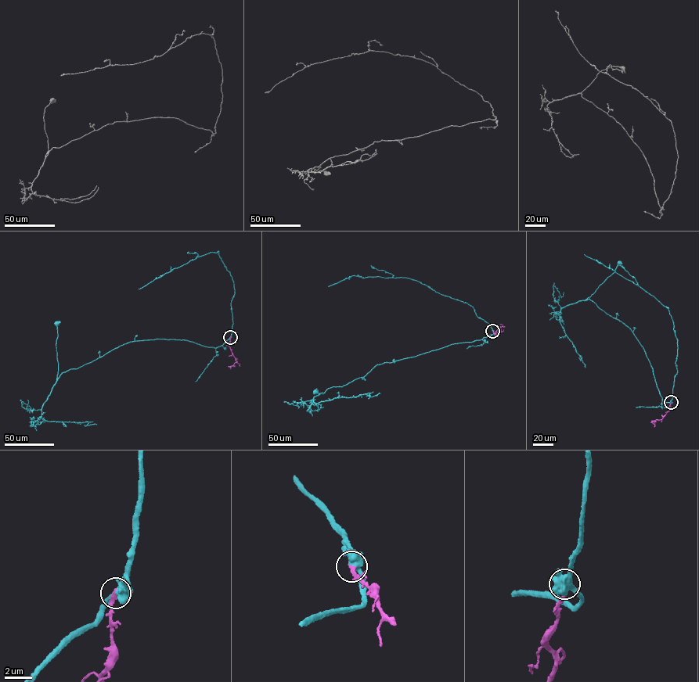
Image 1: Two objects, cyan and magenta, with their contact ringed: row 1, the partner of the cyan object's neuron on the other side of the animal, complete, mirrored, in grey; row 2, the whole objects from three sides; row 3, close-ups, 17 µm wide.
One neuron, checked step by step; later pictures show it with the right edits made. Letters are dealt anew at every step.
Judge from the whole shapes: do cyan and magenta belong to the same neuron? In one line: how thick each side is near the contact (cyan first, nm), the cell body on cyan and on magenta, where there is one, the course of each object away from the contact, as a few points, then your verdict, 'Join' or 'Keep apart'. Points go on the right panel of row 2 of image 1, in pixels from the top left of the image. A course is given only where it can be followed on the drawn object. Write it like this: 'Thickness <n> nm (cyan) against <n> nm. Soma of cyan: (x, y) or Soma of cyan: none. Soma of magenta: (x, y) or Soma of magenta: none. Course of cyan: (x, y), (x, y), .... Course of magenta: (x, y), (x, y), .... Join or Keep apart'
Thickness 600 nm (cyan) against 300 nm. Soma of cyan: (619, 263). Soma of magenta: none. Course of cyan: (671, 402), (665, 402), (661, 399), (649, 361), (633, 332), (589, 299), (585, 299), (614, 272), (619, 263). Course of magenta: (671, 402), (670, 408), (661, 419), (654, 420). Keep apart

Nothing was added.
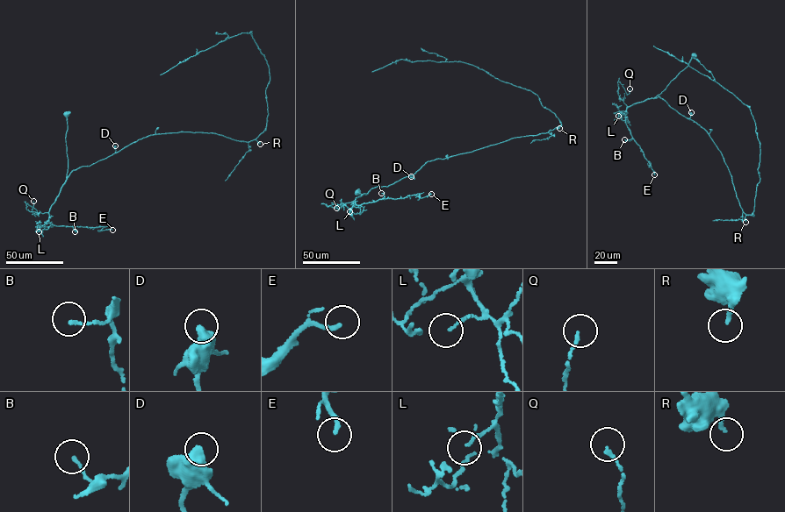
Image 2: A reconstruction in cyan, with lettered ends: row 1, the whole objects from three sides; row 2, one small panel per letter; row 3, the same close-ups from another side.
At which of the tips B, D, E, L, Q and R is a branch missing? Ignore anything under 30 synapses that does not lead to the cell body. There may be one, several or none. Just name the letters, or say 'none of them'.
none of them

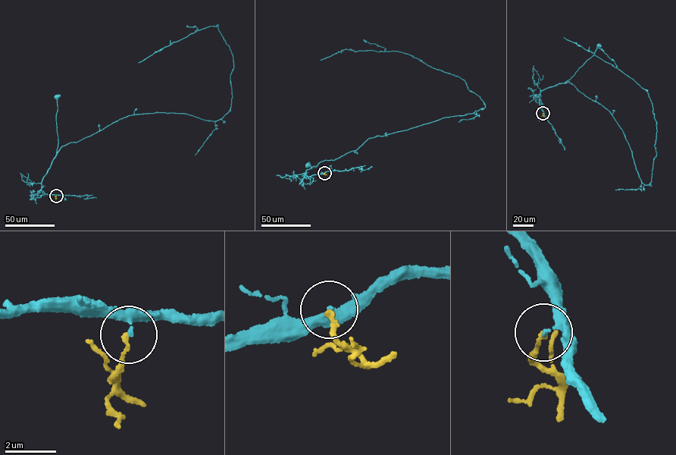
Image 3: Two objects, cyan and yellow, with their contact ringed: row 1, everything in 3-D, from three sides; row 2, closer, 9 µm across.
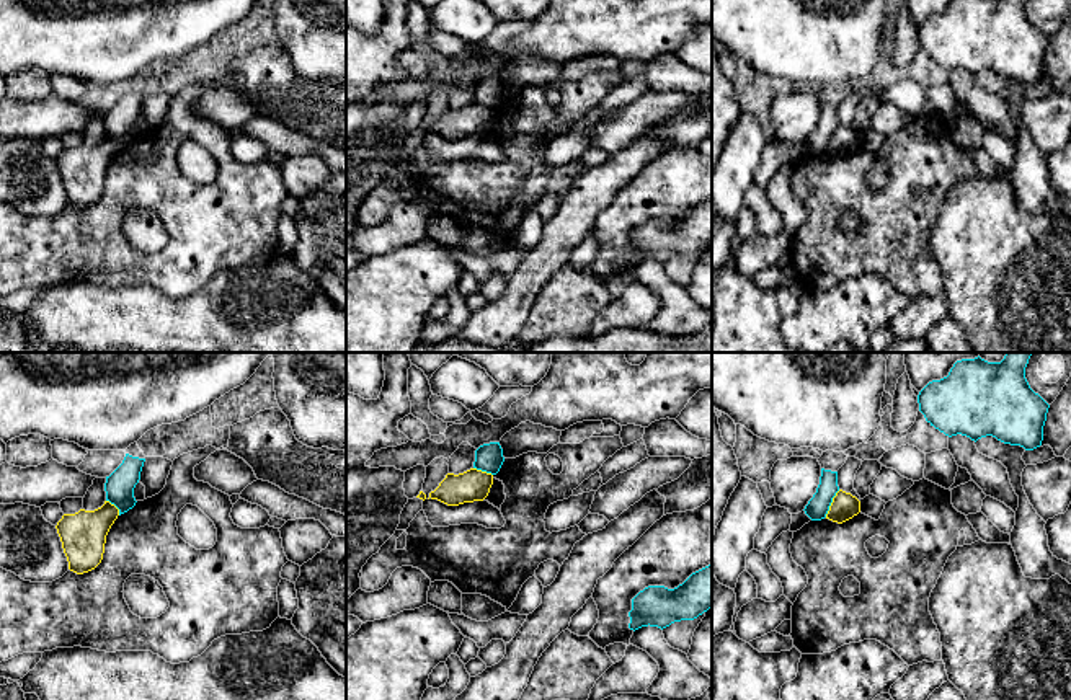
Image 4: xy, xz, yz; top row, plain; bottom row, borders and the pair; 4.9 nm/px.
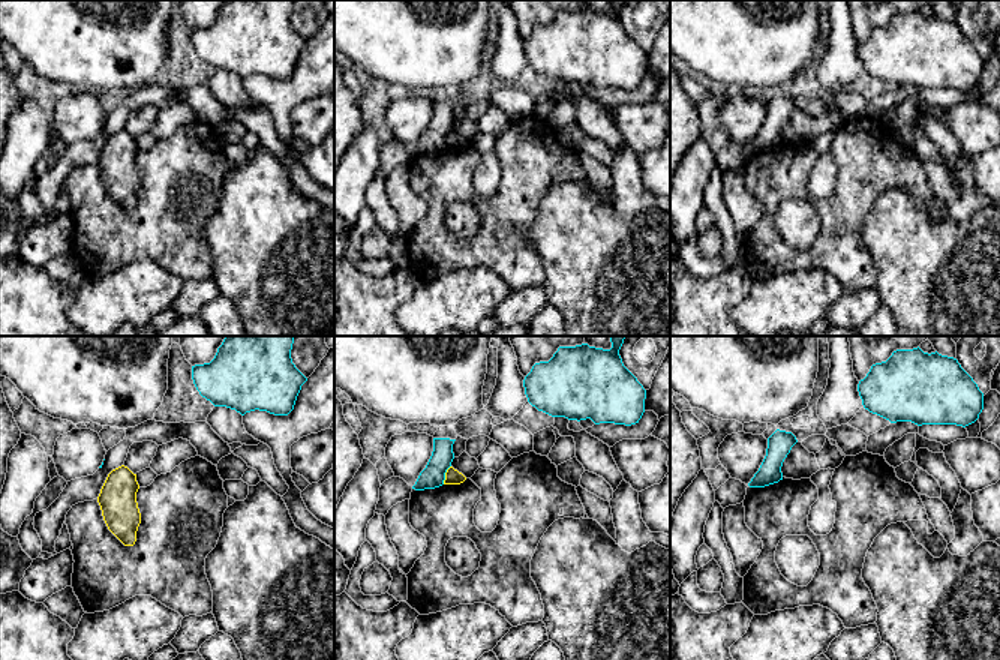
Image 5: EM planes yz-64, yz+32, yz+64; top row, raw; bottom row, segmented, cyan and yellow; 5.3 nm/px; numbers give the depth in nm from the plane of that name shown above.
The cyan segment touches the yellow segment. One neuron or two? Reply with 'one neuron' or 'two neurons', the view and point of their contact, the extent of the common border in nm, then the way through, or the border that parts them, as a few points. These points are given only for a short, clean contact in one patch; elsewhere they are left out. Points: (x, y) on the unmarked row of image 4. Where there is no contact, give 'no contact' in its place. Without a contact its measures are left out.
two neurons; meets cyan in yz at (831, 136); contact 150 nm long; border along yz (839, 124), (825, 150)

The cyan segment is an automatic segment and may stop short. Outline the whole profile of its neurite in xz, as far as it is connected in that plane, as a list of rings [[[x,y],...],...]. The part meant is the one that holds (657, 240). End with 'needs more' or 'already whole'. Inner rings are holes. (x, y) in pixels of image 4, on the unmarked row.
[[[712,199],[692,207],[674,224],[648,220],[632,233],[630,264],[666,263],[674,256],[694,255],[712,241]]] | already whole

